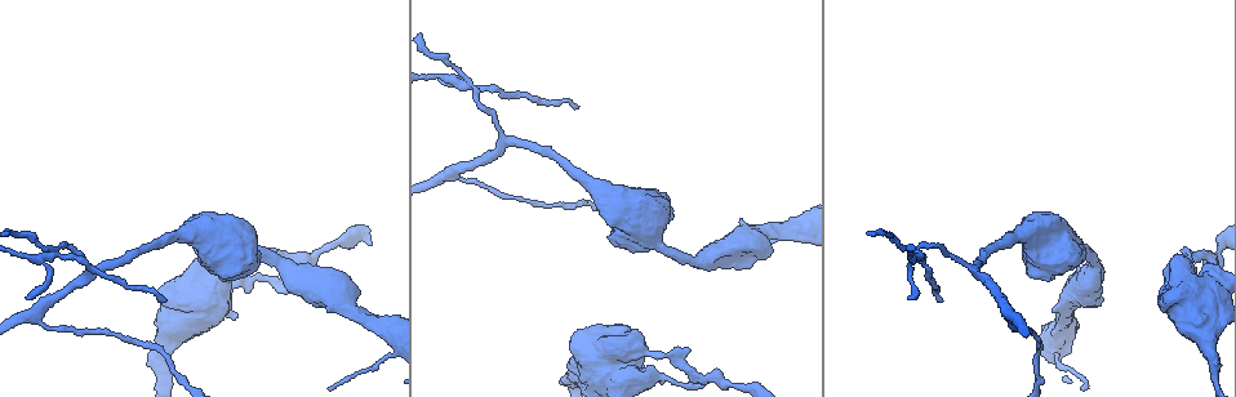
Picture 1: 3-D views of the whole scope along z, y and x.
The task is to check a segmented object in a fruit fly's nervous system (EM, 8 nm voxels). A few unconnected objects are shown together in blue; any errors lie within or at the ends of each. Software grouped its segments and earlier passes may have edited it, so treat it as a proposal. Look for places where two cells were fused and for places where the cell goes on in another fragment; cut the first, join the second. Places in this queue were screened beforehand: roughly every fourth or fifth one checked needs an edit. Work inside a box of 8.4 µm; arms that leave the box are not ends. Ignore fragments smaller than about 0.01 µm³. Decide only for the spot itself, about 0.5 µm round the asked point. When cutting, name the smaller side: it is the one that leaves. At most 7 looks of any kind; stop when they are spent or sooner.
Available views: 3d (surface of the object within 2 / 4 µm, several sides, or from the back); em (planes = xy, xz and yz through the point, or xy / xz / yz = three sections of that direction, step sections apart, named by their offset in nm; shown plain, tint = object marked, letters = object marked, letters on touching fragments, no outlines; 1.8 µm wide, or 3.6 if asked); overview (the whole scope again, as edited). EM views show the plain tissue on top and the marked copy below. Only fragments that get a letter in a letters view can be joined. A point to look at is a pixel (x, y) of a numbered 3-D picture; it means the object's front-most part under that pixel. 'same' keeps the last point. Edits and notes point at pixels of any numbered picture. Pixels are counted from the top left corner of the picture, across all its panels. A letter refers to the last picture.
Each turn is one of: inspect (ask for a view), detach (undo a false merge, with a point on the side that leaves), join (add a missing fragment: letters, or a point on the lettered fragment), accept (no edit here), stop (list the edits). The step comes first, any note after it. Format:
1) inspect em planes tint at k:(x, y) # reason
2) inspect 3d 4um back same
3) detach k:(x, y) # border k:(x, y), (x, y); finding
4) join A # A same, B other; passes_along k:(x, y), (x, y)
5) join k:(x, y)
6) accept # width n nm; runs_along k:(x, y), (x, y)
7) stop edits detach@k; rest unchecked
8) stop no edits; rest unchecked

inspect em planes letters at 1:(301, 295)

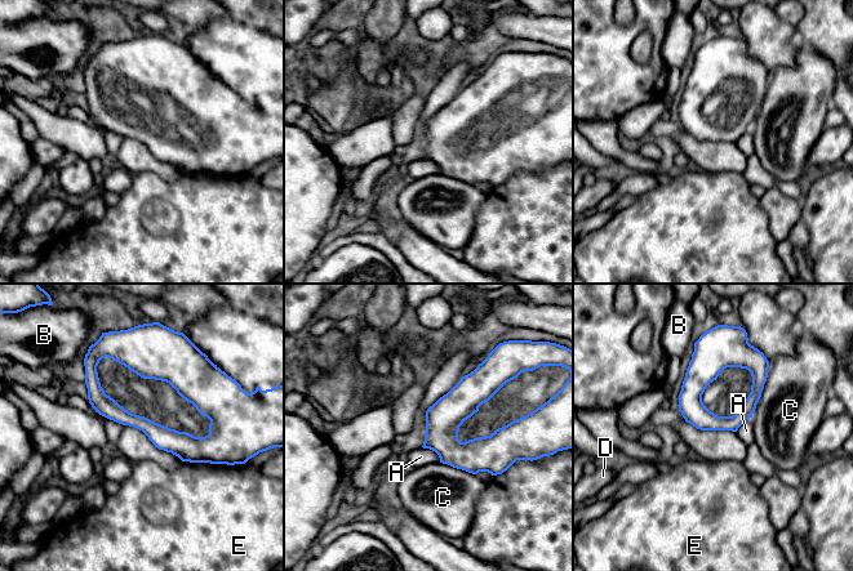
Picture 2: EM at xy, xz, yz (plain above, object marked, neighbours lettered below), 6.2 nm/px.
accept # A other, B other, C other, D other, E other; border 2:(422, 446), (432, 450), (440, 462); no lettered fragment goes on from it

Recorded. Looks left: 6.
inspect em 3.6um planes tint at 1:(237, 313) # stops while still wide

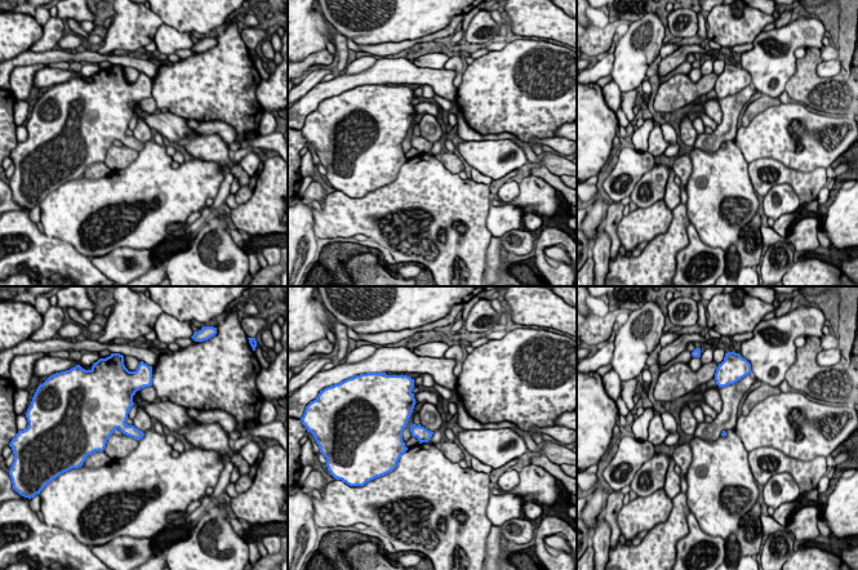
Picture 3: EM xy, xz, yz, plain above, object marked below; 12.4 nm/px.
inspect em 3.6um planes letters same

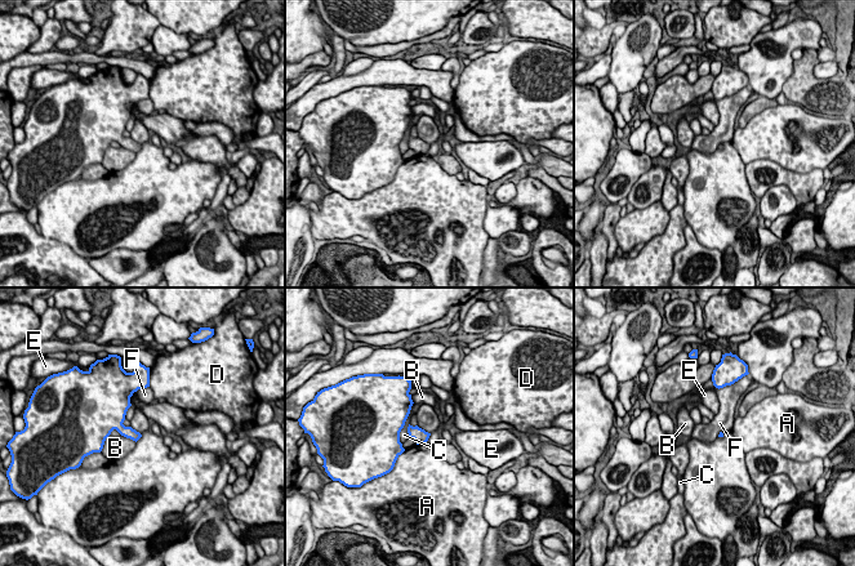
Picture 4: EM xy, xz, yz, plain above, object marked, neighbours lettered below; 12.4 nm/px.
accept # A other, B other, C other, D other, E other, F other; border 4:(417, 424), (430, 433); no lettered fragment goes on from it

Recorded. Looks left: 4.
inspect em planes letters at 1:(163, 298) # an open end

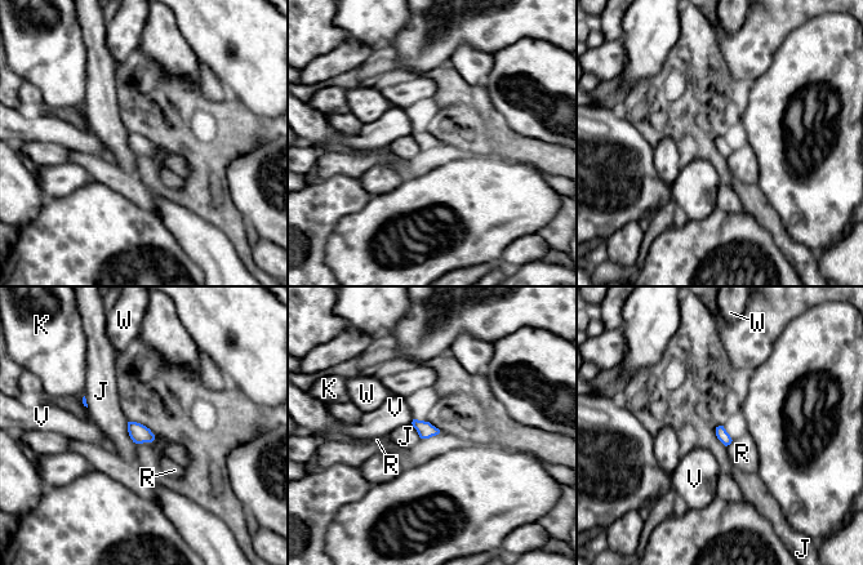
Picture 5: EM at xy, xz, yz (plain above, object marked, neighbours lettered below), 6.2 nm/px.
accept # width 70 nm; longest_contact J 160 nm; J other, K other, R other, V other, W other; no lettered fragment goes on from it

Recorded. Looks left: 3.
stop no edits; rest unchecked

